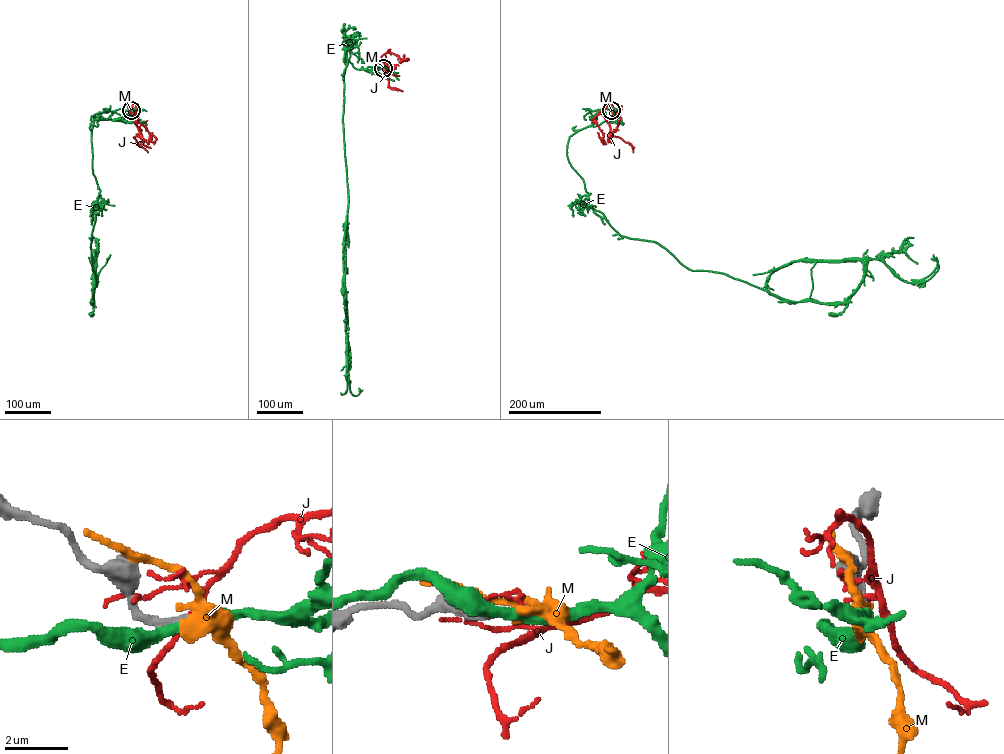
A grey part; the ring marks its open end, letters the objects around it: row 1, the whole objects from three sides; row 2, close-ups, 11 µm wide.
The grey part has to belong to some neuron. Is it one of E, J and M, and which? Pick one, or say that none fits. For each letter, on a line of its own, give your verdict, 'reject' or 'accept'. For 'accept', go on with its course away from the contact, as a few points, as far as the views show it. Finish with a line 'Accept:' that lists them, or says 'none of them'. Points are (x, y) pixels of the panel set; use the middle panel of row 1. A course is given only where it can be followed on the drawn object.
E: reject
J: reject
M: reject
Accept: none of them

